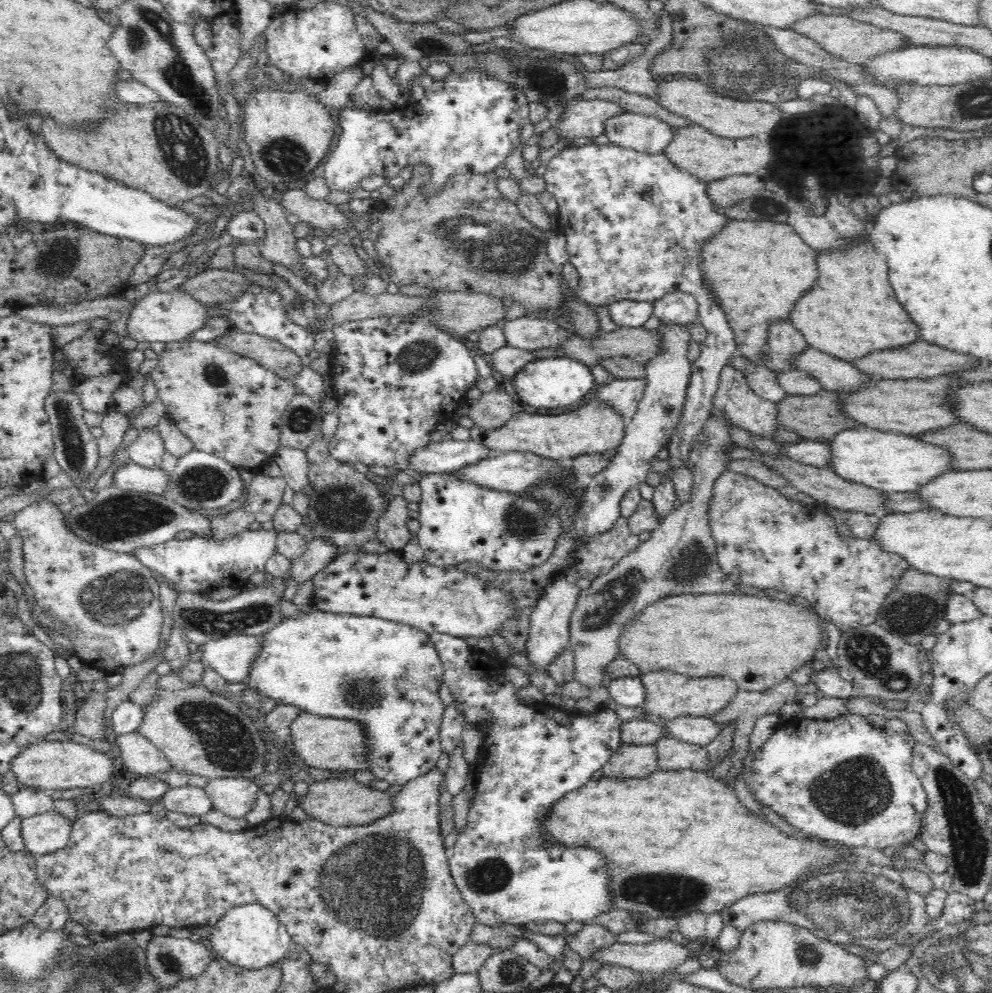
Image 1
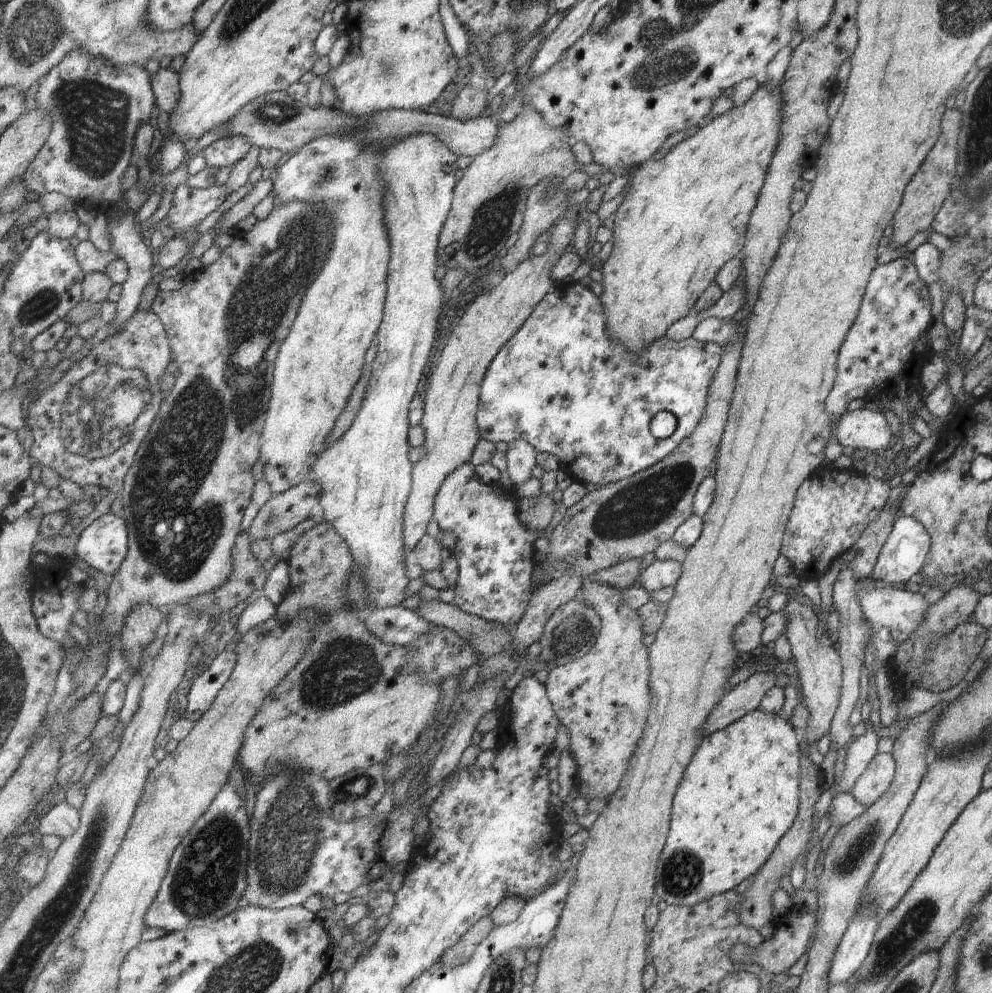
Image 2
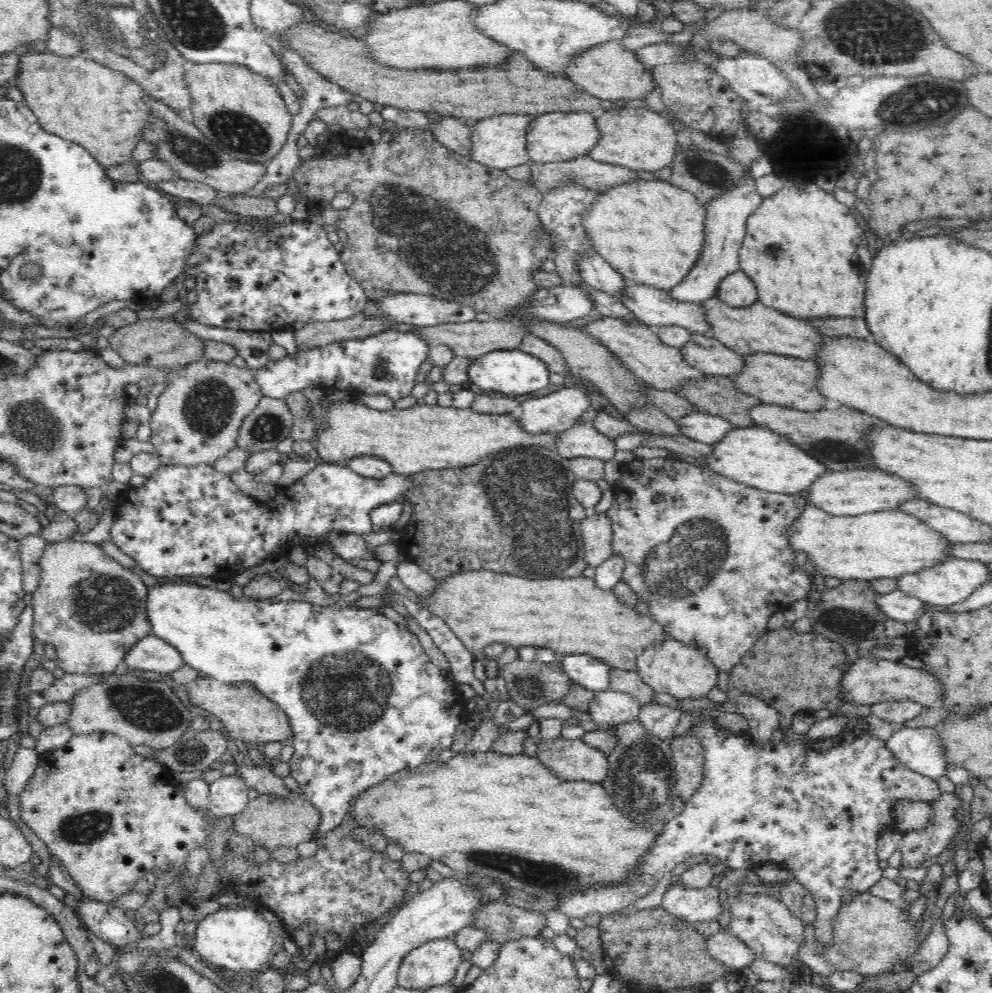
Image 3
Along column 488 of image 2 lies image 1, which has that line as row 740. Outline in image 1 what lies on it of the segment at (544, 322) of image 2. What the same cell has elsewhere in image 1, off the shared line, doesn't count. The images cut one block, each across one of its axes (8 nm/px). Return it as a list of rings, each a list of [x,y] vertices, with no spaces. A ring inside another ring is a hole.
[[[312,610],[307,614],[300,613],[297,616],[284,618],[282,624],[270,630],[270,633],[262,635],[265,639],[265,648],[262,657],[255,663],[252,676],[245,682],[249,688],[256,688],[261,697],[275,699],[281,704],[292,704],[302,707],[305,712],[319,714],[325,717],[351,718],[364,723],[367,726],[367,746],[371,750],[371,770],[373,776],[387,781],[390,784],[404,784],[430,773],[440,758],[441,742],[439,732],[445,706],[440,699],[440,686],[442,686],[444,666],[437,652],[435,642],[431,636],[422,630],[408,626],[400,622],[392,622],[375,617],[356,617],[350,614],[321,613]]]

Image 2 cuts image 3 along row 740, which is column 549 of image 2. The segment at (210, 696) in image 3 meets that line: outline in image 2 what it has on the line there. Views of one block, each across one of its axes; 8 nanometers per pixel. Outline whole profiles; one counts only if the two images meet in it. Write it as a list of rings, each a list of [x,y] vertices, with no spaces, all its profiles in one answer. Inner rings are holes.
[[[561,218],[551,230],[552,241],[547,246],[547,252],[540,257],[530,256],[504,274],[496,287],[477,297],[468,306],[444,347],[423,400],[424,417],[421,427],[424,430],[424,453],[413,463],[412,487],[403,523],[407,556],[412,556],[411,550],[427,534],[429,522],[434,520],[438,492],[447,476],[470,462],[477,443],[482,439],[478,408],[481,406],[482,382],[486,378],[488,367],[509,339],[525,326],[533,316],[535,307],[550,292],[549,288],[555,284],[552,280],[552,268],[563,256],[561,252],[571,246],[575,228],[571,220]]]

